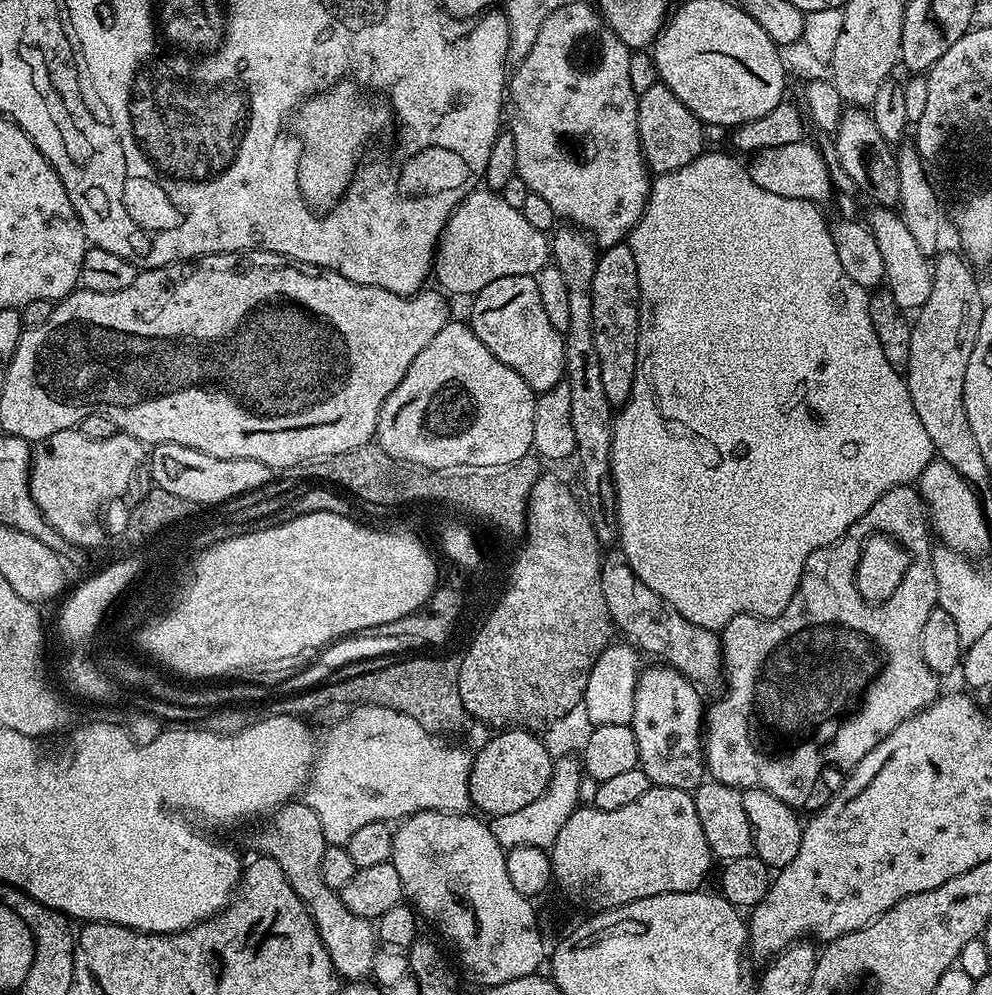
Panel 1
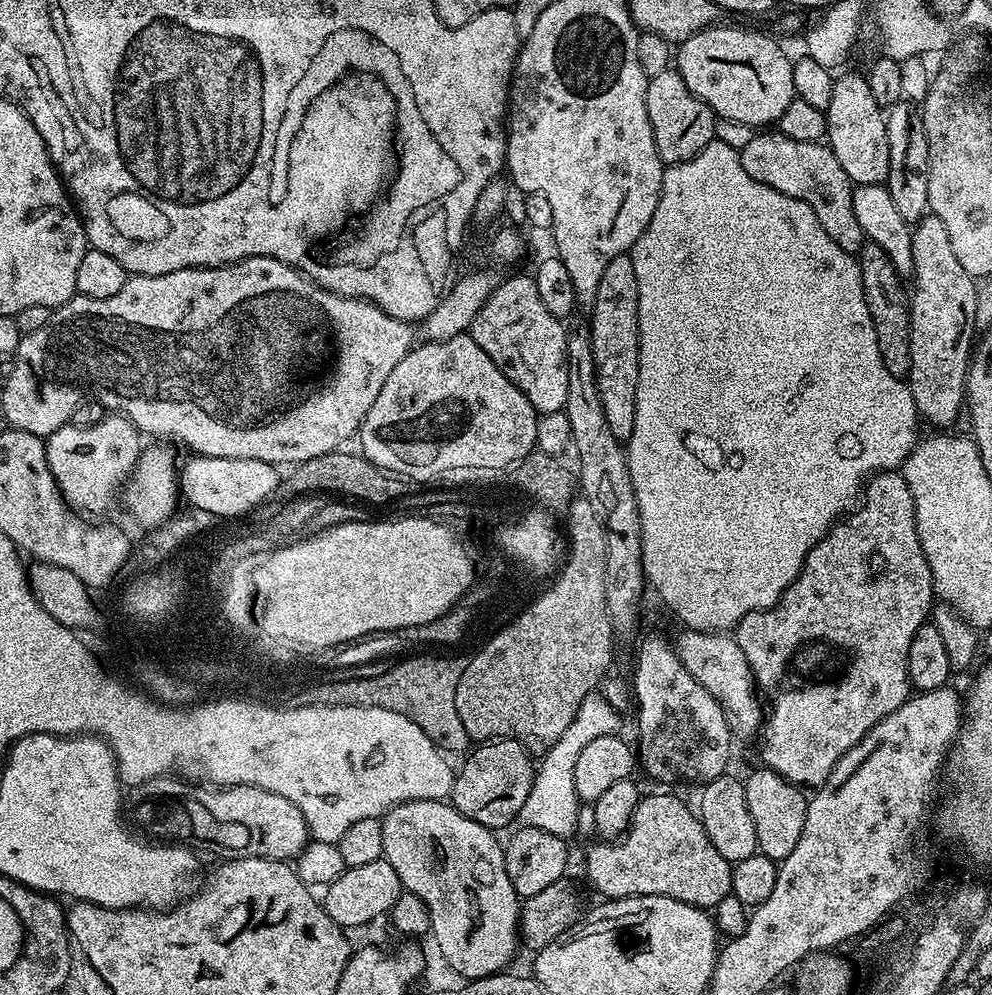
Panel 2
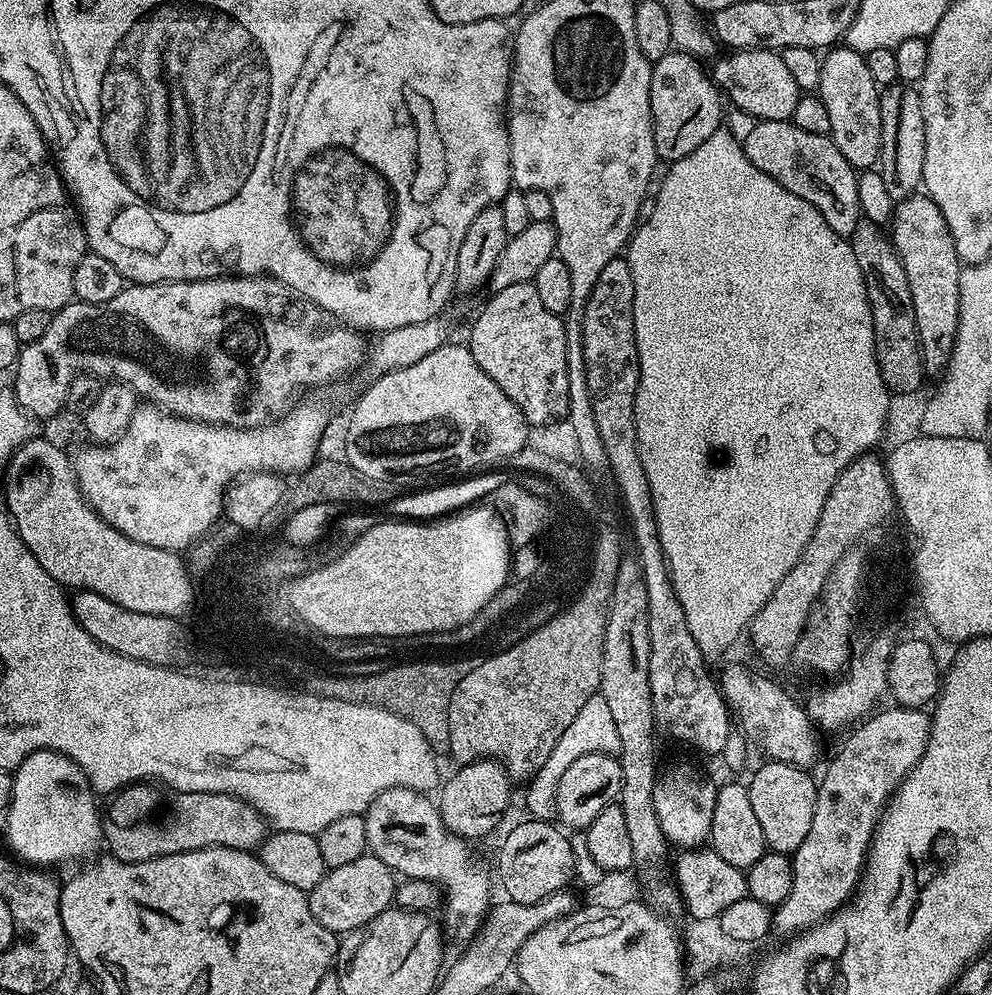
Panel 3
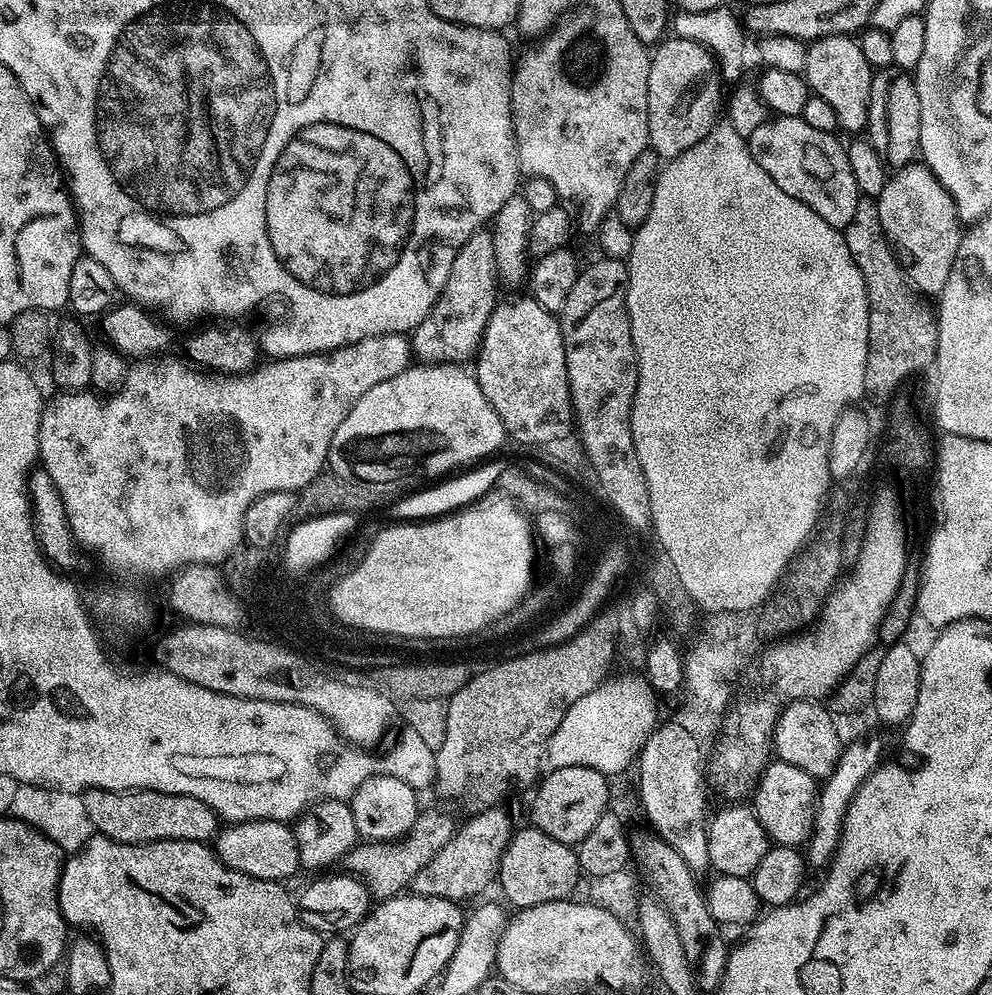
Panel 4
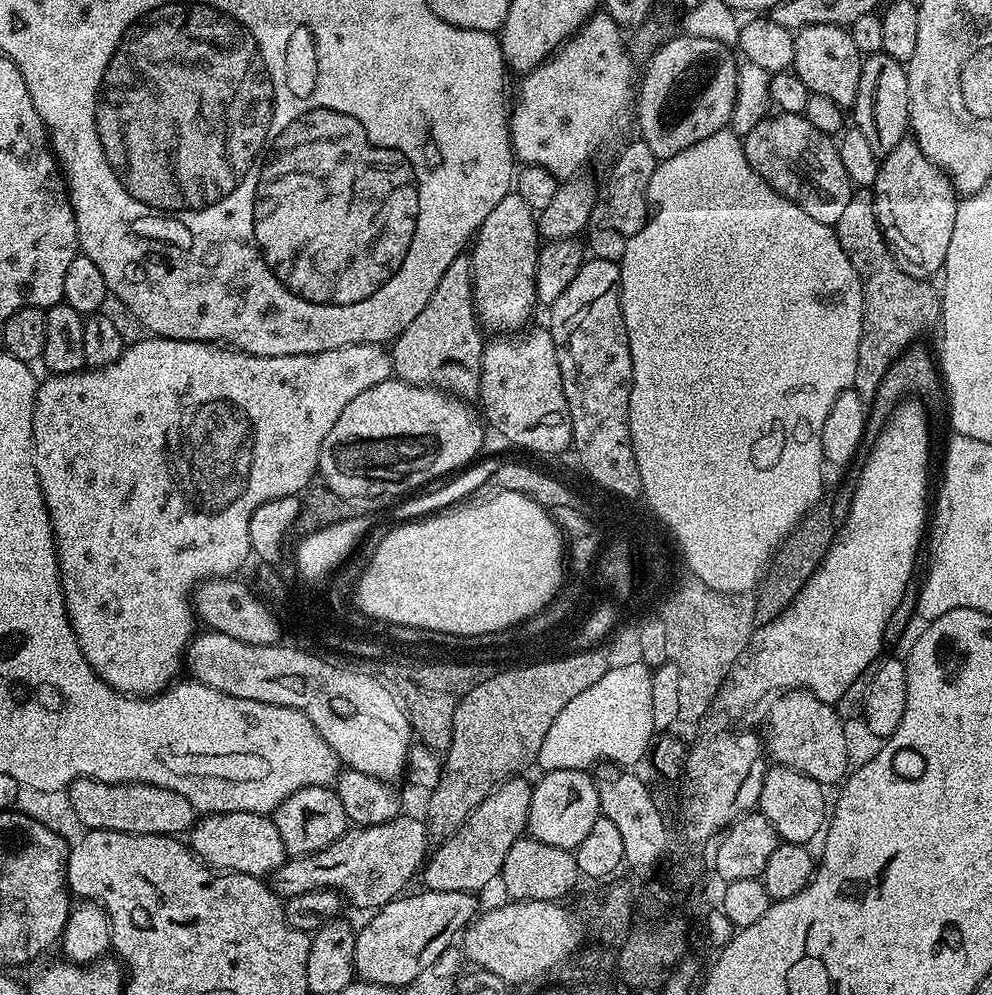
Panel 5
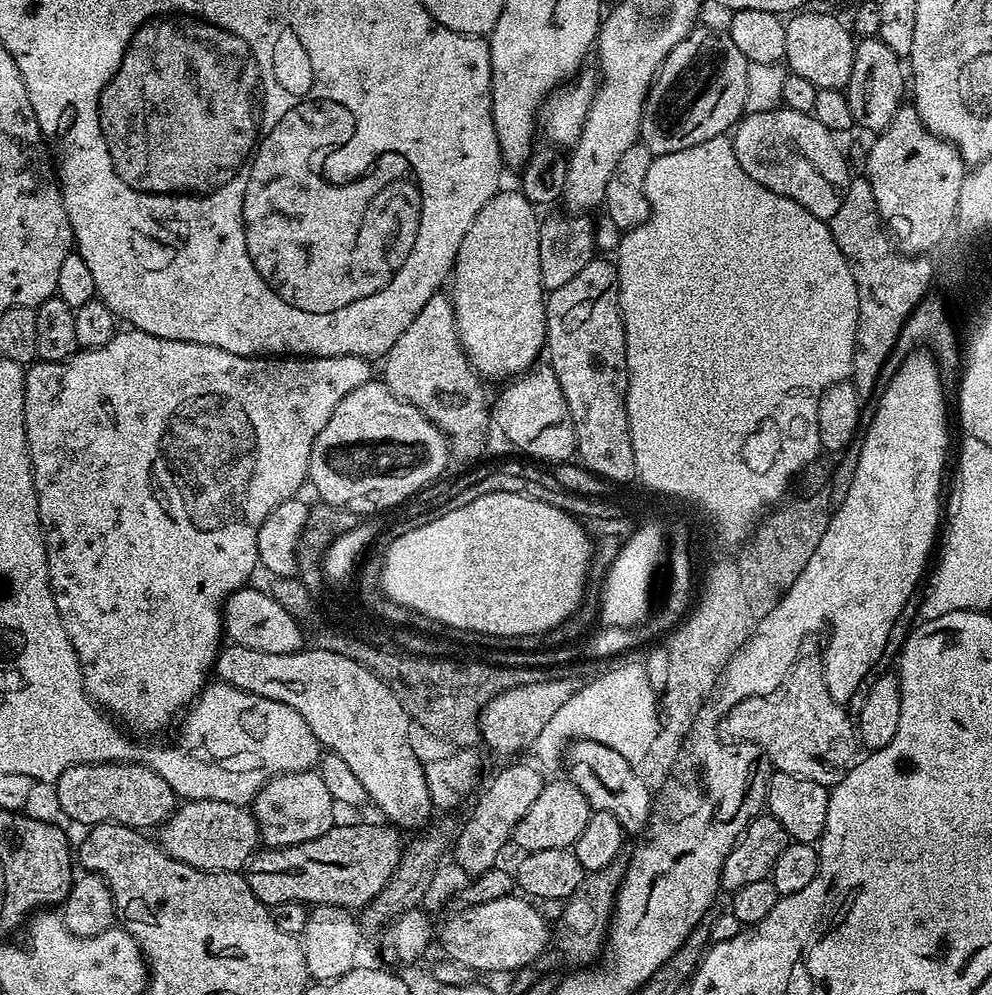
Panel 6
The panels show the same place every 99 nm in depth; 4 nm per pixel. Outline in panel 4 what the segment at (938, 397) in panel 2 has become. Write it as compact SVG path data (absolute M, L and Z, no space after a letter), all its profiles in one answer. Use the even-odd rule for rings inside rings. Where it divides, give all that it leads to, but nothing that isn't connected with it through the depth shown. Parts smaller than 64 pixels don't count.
M913 162L891 173L875 202L884 237L892 245L908 283L925 297L939 297L946 278L950 278L962 235L962 221L948 191L923 163Z

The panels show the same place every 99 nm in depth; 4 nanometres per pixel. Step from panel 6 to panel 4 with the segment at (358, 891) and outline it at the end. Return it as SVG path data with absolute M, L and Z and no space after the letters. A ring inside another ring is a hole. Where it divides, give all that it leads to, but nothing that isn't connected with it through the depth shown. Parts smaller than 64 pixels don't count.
M428 808L419 813L412 831L403 840L397 842L370 842L357 849L357 873L370 883L370 890L379 899L388 899L389 896L399 895L411 885L414 874L422 870L450 842L456 833L458 820L440 808Z

